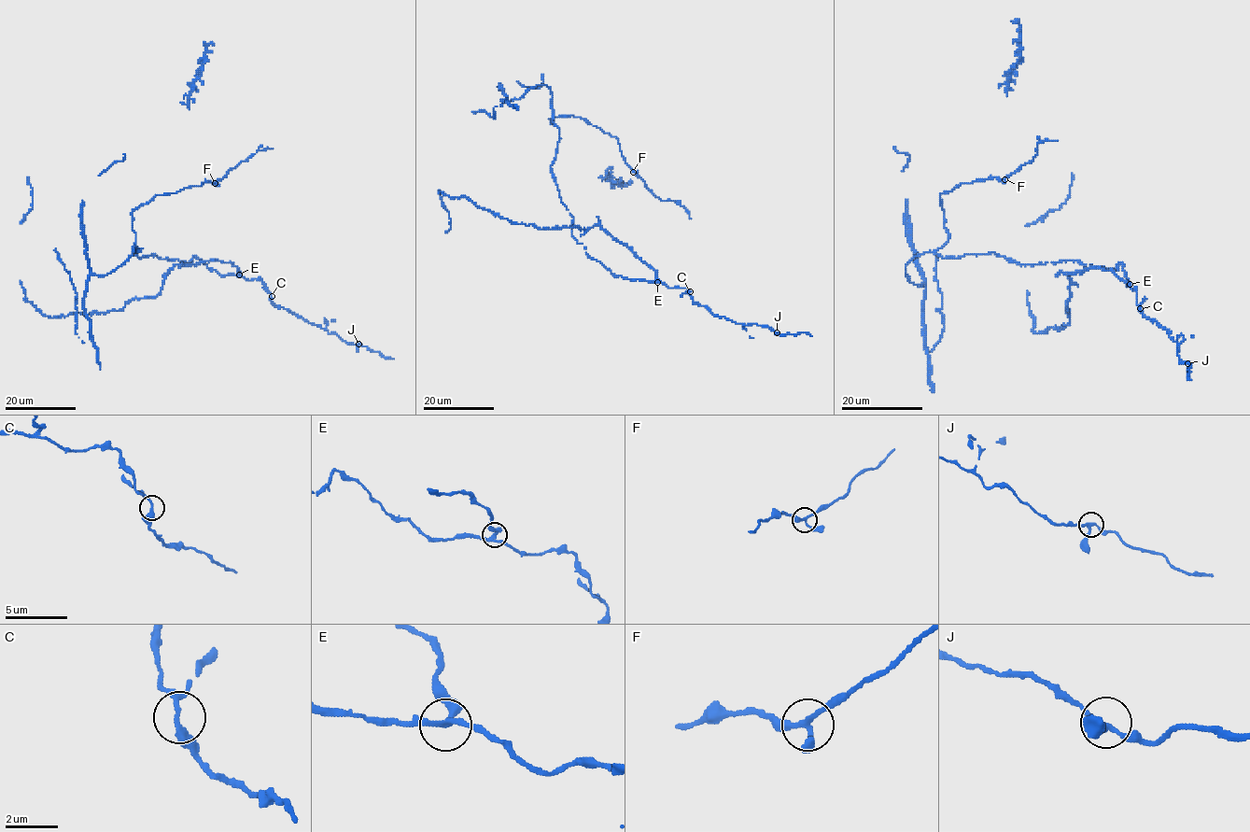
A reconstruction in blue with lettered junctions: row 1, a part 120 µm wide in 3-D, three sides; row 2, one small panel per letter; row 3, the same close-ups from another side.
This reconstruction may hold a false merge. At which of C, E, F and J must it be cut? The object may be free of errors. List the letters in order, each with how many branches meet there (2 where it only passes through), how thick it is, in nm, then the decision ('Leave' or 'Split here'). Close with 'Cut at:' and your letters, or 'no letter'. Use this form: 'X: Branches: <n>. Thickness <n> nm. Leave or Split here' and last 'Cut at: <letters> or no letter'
C: Branches: 3. Thickness 220 nm. Leave
E: Branches: 3. Thickness 200 nm. Split here
F: Branches: 3. Thickness 180 nm. Leave
J: Branches: 3. Thickness 180 nm. Leave
Cut at: E

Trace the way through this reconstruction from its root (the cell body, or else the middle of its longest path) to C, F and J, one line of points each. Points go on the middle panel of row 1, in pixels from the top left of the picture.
C: (610, 271), (627, 279), (659, 281), (671, 289), (683, 288), (690, 291)
F: (610, 271), (572, 234), (551, 170), (559, 139), (554, 111), (552, 123), (578, 117), (614, 136), (633, 172)
J: (610, 271), (631, 280), (686, 289), (694, 302), (714, 315), (777, 332)

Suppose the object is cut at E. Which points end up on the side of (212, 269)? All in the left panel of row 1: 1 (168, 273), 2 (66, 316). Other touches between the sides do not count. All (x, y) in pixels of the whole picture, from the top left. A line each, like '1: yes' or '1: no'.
1: no
2: no

